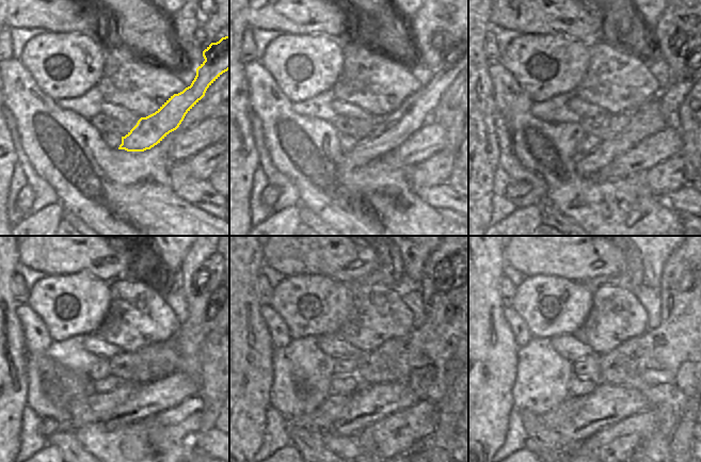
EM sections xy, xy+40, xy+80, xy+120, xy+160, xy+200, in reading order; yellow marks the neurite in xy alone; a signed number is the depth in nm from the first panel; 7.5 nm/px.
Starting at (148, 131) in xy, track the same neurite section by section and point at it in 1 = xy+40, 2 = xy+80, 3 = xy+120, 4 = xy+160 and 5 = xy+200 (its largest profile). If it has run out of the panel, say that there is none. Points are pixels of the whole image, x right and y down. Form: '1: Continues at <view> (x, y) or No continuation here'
1: Continues at xy+40 (389, 131)
2: Continues at xy+80 (652, 116)
3: Continues at xy+120 (101, 405)
4: Continues at xy+160 (335, 407)
5: Continues at xy+200 (557, 418)

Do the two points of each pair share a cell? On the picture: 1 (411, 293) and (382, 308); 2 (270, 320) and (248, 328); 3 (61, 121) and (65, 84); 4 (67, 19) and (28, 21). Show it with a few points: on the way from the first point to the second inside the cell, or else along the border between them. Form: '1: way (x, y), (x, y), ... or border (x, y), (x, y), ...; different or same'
1: border (395, 289), (409, 308), (413, 321); different
2: border (259, 305), (259, 314), (273, 346); different
3: border (36, 83), (44, 93), (54, 100); different
4: way (58, 19), (37, 19); same

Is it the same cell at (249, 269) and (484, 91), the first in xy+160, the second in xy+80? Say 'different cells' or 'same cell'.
same cell

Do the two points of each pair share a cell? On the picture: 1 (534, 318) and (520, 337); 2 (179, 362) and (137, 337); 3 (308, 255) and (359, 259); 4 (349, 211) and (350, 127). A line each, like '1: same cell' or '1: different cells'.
1: different cells
2: different cells
3: same cell
4: different cells

